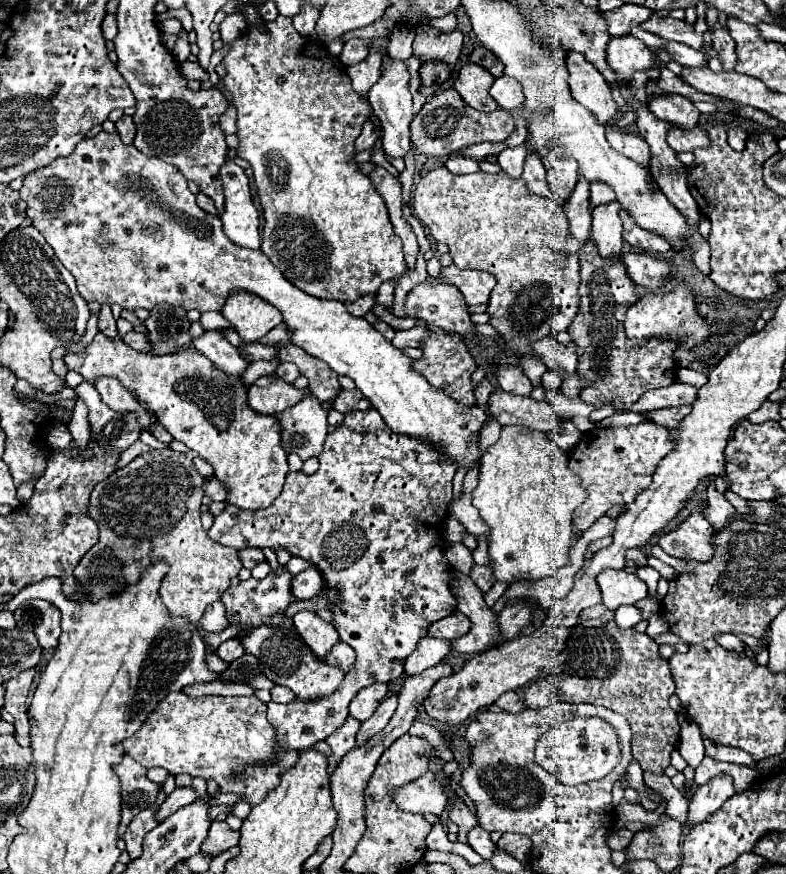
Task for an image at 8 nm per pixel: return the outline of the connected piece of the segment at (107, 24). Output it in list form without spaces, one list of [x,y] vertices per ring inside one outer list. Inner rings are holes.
[[[107,13],[103,19],[103,35],[107,41],[111,41],[115,37],[115,33],[117,33],[117,19],[115,19],[115,15]]]

